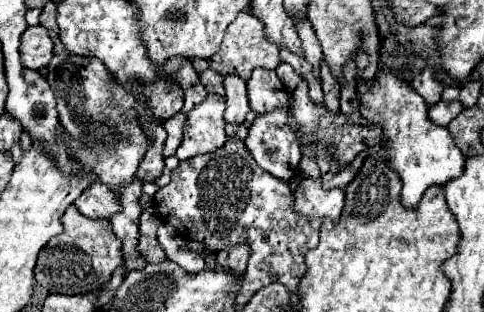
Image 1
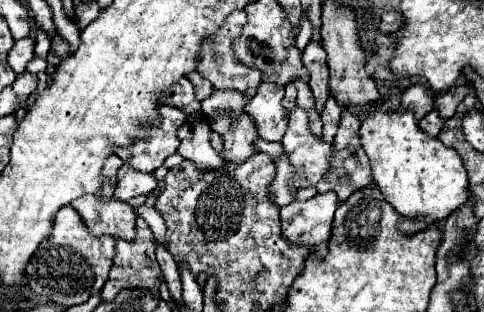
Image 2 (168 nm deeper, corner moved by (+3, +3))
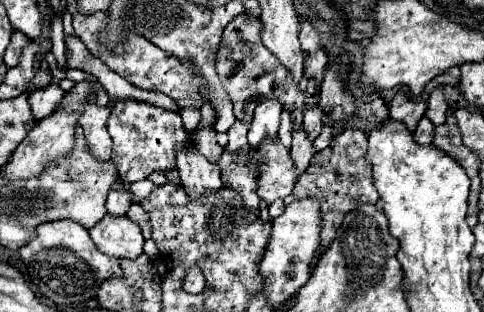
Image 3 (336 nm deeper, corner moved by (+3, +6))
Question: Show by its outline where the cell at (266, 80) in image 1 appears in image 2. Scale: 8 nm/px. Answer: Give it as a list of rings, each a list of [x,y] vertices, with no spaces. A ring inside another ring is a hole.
[[[265,83],[257,87],[253,97],[245,97],[245,113],[253,119],[257,133],[267,141],[279,141],[285,133],[285,109],[281,105],[285,87],[277,83]]]

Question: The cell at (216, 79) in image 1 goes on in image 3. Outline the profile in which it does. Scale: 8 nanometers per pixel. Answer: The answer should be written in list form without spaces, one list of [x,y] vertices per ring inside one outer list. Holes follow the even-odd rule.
[[[235,122],[231,128],[229,128],[229,132],[227,132],[227,136],[229,136],[229,142],[227,142],[227,146],[225,146],[225,150],[227,152],[239,152],[239,156],[245,160],[245,156],[249,156],[249,142],[247,142],[247,130],[249,130],[249,124],[245,124],[245,122]]]

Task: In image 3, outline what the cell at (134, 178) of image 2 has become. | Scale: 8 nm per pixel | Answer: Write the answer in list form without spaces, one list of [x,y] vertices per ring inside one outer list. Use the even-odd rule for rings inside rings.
[[[111,190],[109,196],[107,196],[107,212],[111,216],[125,216],[127,208],[131,206],[129,200],[131,200],[131,192],[129,190],[121,190],[121,192]]]

